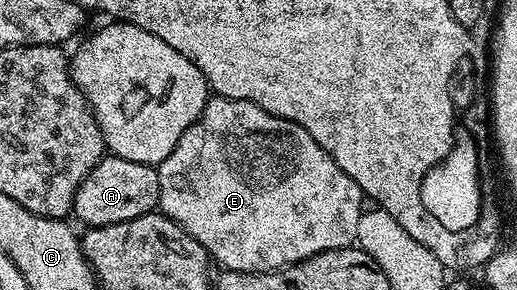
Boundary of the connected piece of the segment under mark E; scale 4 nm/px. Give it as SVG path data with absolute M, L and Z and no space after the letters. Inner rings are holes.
M210 95L209 101L205 103L205 109L201 111L201 117L179 138L175 150L163 158L163 162L156 165L159 174L159 198L157 199L159 211L169 219L176 227L180 228L190 240L199 242L214 261L221 263L222 269L231 272L275 272L288 268L291 264L298 264L300 260L311 258L320 252L335 250L336 248L348 248L356 238L356 226L363 211L363 193L361 187L353 181L344 170L295 122L287 118L279 118L263 106L255 106L250 100L232 100L226 96Z

